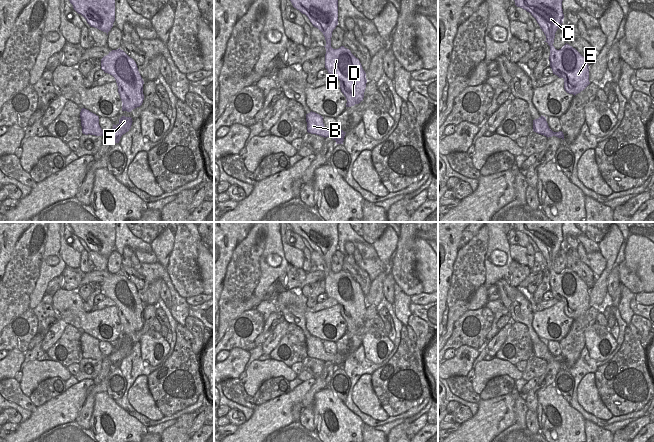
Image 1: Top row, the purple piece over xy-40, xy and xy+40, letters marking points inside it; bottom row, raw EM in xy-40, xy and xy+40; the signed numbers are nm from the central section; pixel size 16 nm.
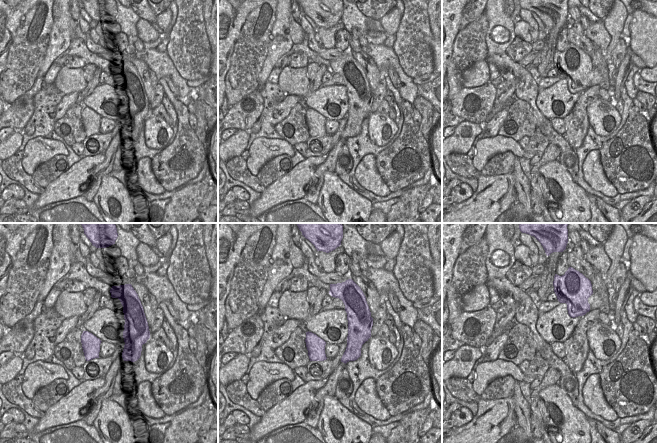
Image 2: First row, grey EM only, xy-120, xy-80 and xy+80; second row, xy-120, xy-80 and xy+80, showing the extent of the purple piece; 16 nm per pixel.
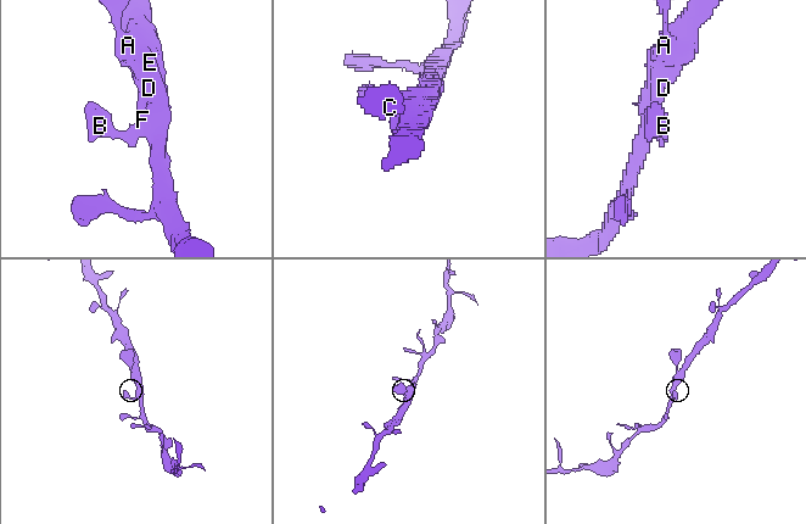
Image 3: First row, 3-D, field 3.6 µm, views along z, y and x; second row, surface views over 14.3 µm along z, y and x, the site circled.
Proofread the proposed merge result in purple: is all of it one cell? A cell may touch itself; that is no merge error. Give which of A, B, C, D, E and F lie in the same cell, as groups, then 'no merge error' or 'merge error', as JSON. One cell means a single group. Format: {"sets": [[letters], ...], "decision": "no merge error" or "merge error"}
{"sets": [["A", "B", "C", "D", "E", "F"]], "decision": "no merge error"}

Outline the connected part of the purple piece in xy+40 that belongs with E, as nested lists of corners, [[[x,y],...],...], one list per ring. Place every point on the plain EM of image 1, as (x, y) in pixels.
[[[514,222],[515,229],[529,236],[537,245],[546,260],[550,270],[550,291],[553,298],[564,303],[564,313],[567,317],[574,320],[583,315],[589,308],[589,290],[586,283],[572,270],[565,268],[557,274],[554,270],[555,257],[563,247],[564,238],[562,233],[563,222]]]

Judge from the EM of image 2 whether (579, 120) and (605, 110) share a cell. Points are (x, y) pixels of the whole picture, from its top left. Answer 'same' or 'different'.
different

